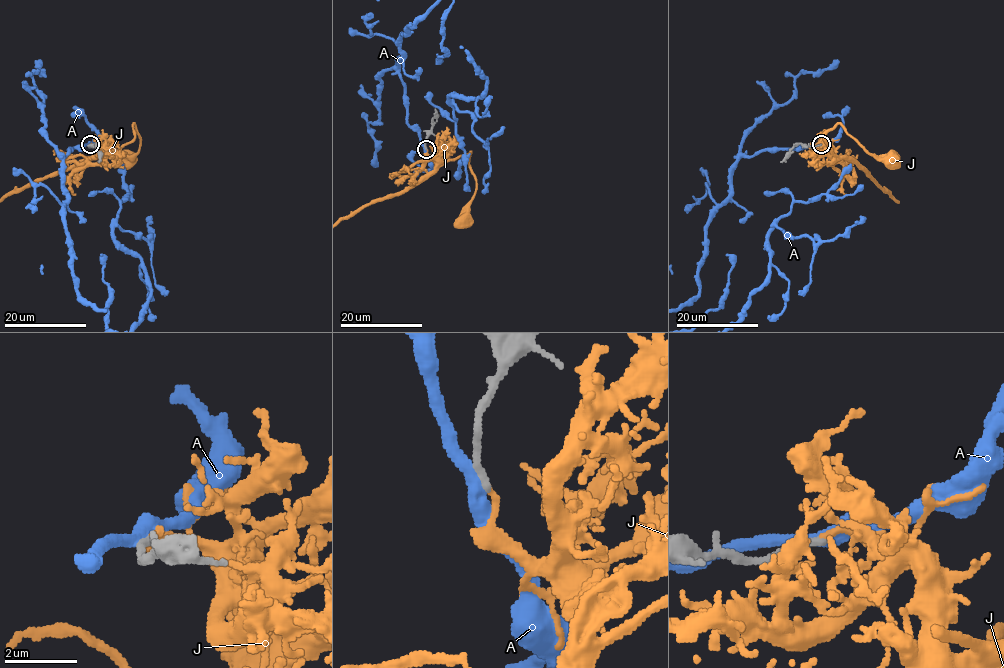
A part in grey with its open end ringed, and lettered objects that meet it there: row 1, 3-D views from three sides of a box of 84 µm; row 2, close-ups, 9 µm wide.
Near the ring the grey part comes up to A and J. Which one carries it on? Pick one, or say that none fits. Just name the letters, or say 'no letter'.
no letter

